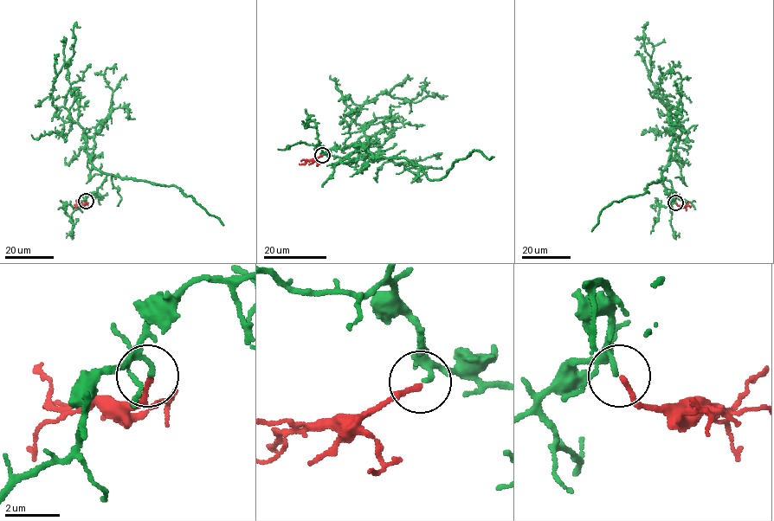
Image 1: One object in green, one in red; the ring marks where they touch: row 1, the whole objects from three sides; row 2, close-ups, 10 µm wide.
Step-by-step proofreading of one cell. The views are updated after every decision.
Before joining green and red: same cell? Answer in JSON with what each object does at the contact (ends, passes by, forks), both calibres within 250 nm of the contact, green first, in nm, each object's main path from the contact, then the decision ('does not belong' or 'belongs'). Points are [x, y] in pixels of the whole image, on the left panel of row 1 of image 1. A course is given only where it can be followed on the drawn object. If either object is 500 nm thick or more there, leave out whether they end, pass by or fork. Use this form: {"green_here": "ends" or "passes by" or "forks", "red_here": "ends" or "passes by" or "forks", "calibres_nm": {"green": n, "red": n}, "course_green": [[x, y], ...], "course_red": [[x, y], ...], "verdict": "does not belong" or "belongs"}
{"green_here": "ends", "red_here": "ends", "calibres_nm": {"green": 160, "red": 160}, "course_green": [[86, 202], [106, 174], [92, 164], [84, 130], [52, 104], [54, 78], [73, 54], [73, 27], [80, 27]], "course_red": [[86, 201], [74, 205]], "verdict": "belongs"}

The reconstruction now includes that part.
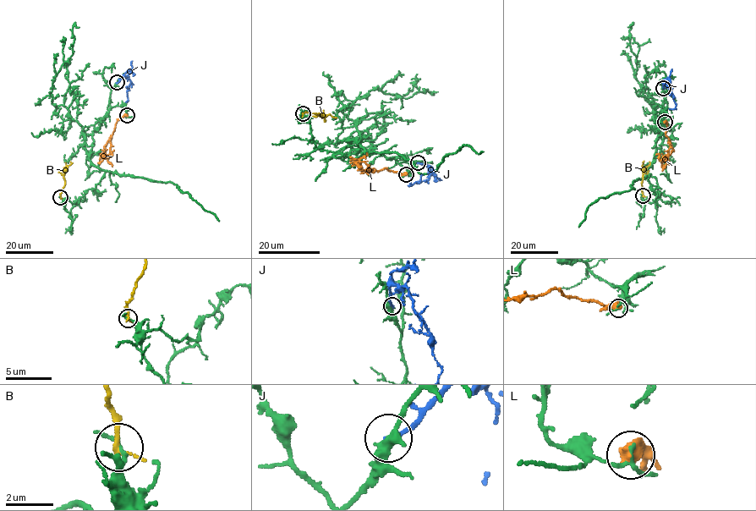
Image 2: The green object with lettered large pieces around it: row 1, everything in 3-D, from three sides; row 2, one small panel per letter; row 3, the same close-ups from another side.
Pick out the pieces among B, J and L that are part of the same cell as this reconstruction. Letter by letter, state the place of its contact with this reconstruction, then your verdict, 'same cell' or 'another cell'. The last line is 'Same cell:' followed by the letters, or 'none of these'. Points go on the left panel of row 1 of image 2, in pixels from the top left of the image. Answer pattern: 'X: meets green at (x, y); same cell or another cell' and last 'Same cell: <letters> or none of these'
B: meets green at (60, 197); another cell
J: meets green at (117, 82); another cell
L: meets green at (127, 115); another cell
Same cell: none of these

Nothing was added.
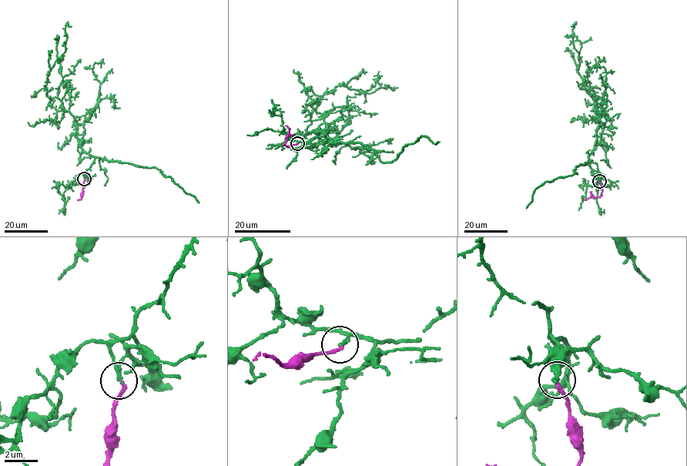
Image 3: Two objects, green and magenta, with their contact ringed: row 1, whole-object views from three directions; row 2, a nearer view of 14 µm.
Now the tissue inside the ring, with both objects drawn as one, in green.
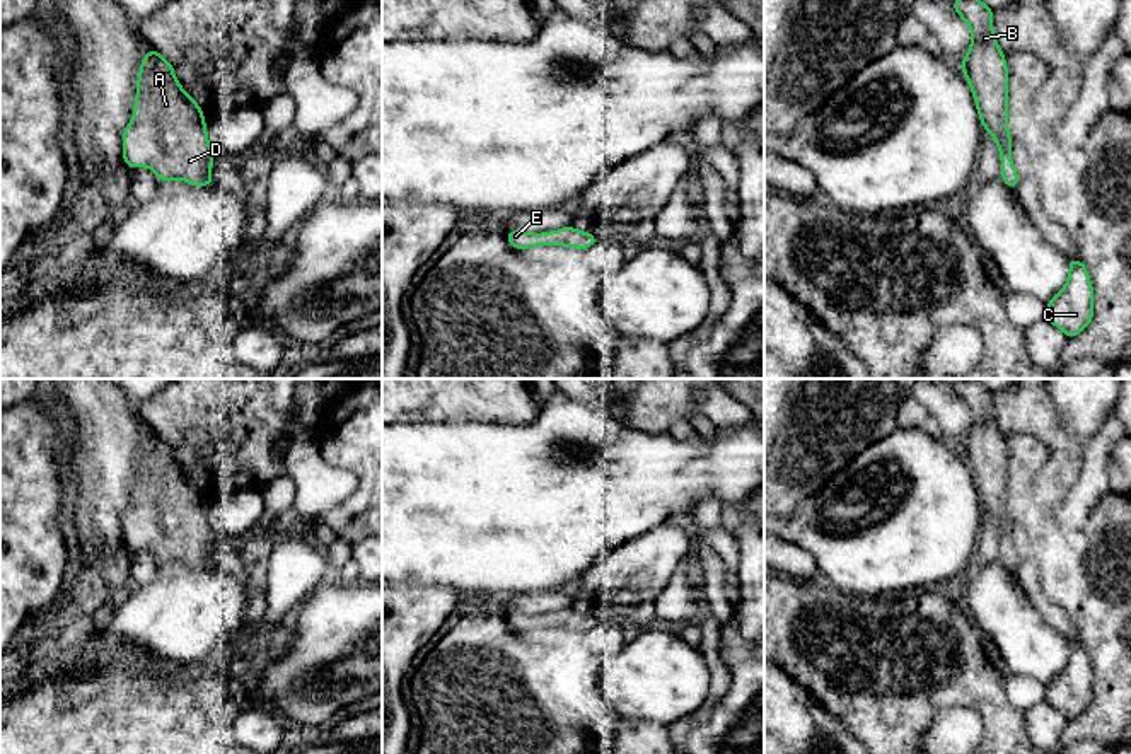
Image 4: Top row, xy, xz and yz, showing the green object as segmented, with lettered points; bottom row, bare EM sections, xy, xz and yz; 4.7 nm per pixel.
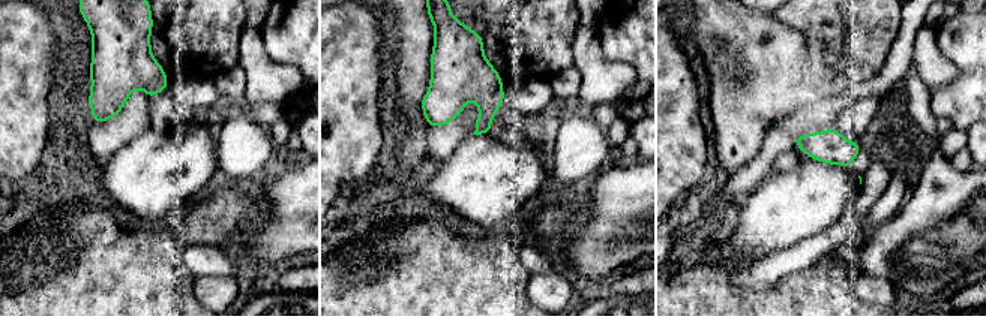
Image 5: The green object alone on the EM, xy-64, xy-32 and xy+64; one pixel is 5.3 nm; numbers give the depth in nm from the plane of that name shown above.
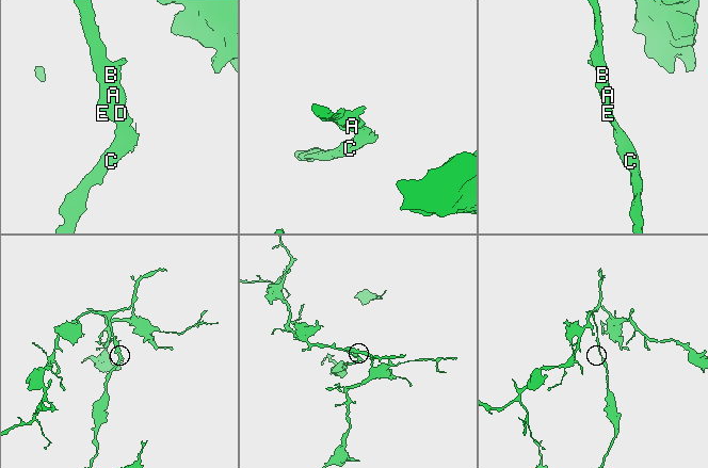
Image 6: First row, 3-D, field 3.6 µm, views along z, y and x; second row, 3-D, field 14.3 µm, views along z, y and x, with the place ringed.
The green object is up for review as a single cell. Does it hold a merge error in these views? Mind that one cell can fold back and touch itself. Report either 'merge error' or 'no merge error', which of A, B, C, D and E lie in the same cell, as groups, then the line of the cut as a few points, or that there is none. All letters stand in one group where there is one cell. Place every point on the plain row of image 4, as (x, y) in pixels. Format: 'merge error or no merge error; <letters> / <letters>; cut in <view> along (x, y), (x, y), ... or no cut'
no merge error; A B C D E; no cut

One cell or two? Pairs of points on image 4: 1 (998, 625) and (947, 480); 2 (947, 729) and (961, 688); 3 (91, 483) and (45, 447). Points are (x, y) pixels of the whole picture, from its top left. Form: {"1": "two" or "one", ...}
{"1": "two", "2": "two", "3": "two"}

